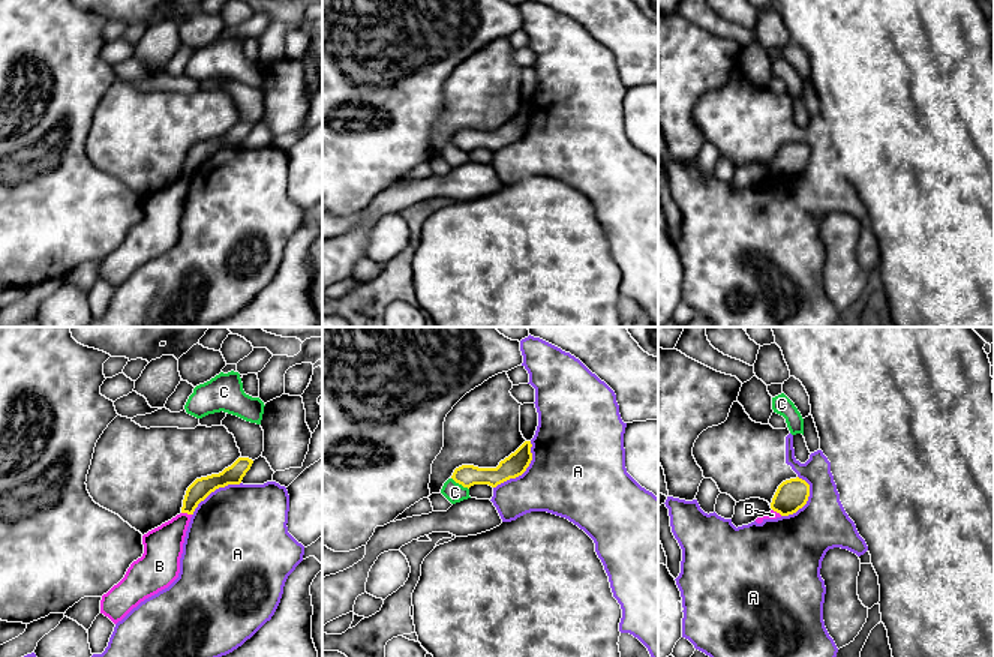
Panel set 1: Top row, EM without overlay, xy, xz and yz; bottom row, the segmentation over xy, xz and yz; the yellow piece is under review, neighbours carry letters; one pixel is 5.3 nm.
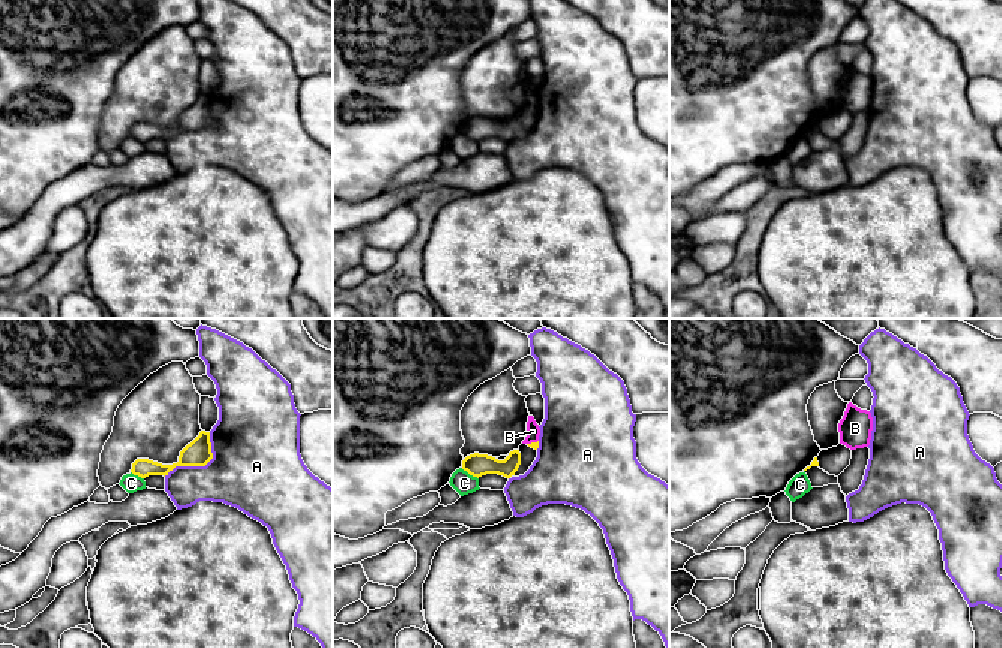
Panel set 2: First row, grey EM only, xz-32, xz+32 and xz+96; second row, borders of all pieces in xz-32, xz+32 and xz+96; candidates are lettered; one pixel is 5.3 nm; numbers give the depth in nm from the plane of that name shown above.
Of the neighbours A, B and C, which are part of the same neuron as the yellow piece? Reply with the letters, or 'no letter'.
no letter

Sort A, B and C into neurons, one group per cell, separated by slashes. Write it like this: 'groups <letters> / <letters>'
groups A / B / C

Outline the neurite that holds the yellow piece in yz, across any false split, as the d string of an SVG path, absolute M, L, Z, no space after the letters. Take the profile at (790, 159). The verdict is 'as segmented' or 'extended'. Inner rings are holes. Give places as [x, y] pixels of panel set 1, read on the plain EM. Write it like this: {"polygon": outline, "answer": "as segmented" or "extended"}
{"polygon": "M796 141L783 146L771 166L771 172L781 180L789 180L802 172L810 160L810 148Z", "answer": "as segmented"}

